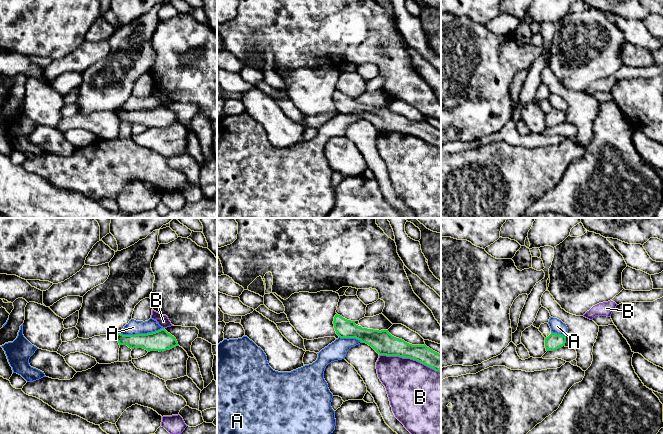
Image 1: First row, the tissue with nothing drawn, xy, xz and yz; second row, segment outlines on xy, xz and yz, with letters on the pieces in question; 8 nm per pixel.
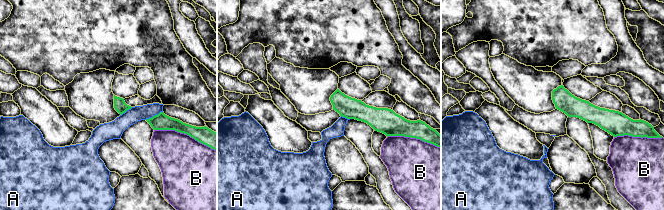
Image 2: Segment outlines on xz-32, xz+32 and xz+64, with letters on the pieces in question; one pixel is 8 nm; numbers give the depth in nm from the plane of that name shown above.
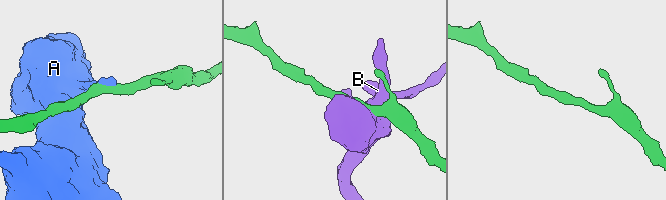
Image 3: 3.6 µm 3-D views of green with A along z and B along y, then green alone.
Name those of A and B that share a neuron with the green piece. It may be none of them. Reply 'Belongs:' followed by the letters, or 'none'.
Belongs: none

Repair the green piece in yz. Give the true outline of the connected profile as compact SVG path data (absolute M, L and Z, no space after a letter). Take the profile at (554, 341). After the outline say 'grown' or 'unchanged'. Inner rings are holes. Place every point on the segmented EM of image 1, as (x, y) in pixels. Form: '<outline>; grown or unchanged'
M551 332L551 334L545 338L545 348L546 351L555 351L563 346L565 346L566 343L566 337Z; unchanged

